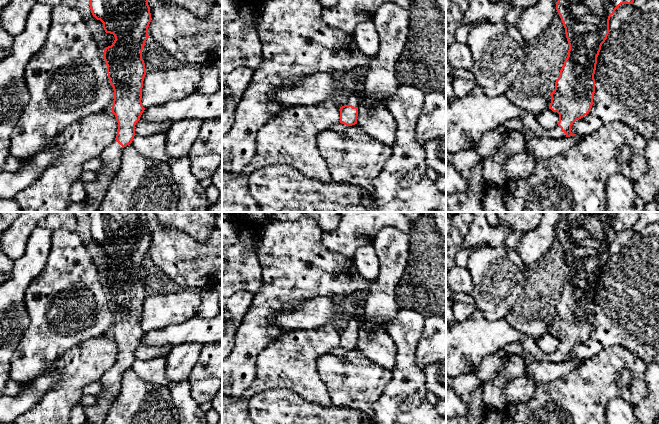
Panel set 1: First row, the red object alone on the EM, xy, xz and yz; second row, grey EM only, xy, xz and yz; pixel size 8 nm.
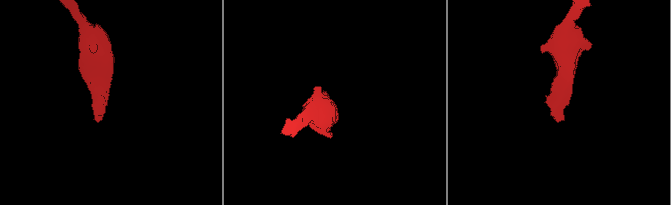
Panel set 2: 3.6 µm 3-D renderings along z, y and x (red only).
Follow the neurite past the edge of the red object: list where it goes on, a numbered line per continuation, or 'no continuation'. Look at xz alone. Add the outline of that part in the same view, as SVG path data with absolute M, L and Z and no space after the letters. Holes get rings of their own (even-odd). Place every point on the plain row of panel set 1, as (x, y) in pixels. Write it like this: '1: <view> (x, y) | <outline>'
1: xz (354, 323) | M359 313L353 318L348 319L347 329L352 329L353 331L359 331L359 328L362 323L363 323L363 315Z
2: xz (339, 350) | M339 346L339 347L333 349L330 354L332 354L332 355L342 355L346 351L347 351L346 349L344 349L344 348L342 348L342 347Z

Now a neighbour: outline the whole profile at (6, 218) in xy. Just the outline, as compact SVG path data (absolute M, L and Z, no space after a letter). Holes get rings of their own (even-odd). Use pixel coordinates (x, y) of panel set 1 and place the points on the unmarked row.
M0 212L0 236L9 228L24 212Z

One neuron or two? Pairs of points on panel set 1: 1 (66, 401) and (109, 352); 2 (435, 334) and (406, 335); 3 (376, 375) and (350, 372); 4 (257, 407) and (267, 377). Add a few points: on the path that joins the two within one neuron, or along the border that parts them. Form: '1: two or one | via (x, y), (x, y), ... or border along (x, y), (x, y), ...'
1: one | via (71, 388), (96, 363)
2: two | border along (425, 319), (423, 331), (417, 343), (415, 358)
3: one | via (370, 375), (356, 375)
4: two | border along (285, 388), (254, 394), (248, 410)

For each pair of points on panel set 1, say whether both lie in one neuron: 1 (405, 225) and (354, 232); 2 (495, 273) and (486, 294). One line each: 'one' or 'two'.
1: one
2: one

